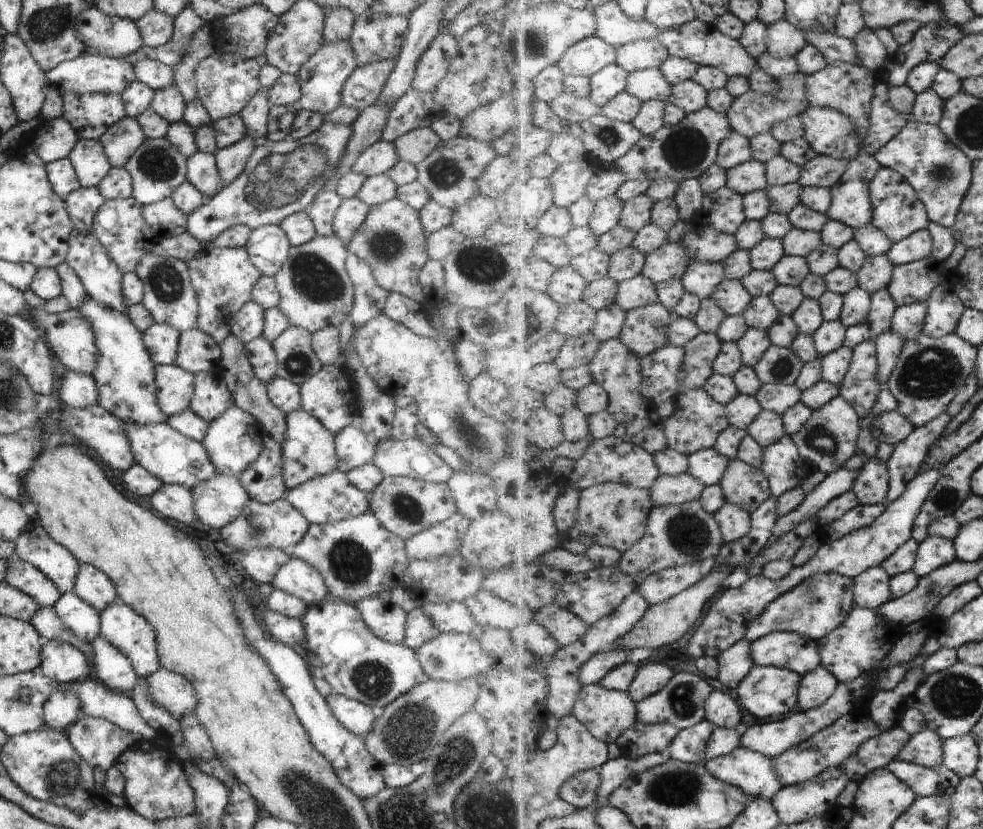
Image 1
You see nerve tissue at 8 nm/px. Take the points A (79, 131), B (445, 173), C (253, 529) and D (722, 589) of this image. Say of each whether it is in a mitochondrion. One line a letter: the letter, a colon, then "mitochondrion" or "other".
A: other
B: mitochondrion
C: mitochondrion
D: other

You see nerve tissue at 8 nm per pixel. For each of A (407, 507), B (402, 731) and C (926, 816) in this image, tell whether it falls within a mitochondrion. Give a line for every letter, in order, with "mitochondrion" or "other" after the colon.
A: mitochondrion
B: mitochondrion
C: mitochondrion

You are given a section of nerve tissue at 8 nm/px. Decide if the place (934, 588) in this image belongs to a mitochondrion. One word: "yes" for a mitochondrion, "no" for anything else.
yes

